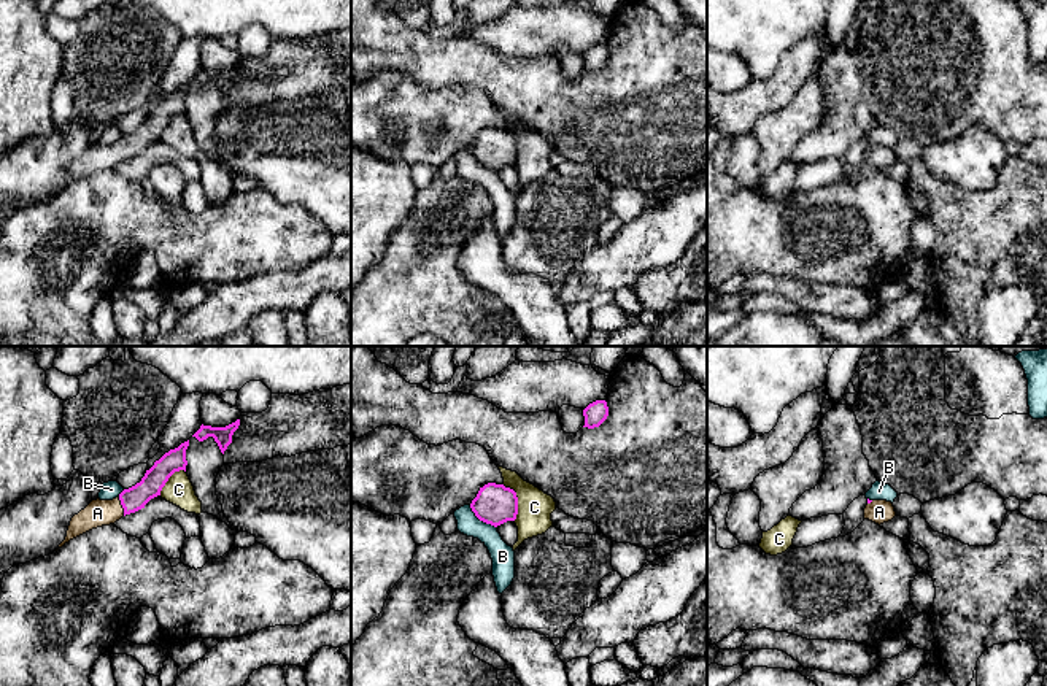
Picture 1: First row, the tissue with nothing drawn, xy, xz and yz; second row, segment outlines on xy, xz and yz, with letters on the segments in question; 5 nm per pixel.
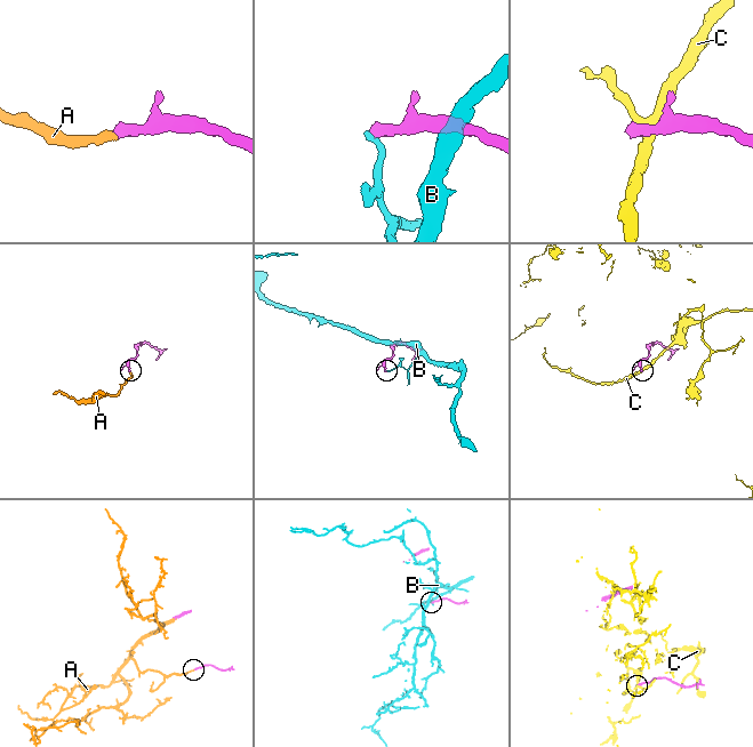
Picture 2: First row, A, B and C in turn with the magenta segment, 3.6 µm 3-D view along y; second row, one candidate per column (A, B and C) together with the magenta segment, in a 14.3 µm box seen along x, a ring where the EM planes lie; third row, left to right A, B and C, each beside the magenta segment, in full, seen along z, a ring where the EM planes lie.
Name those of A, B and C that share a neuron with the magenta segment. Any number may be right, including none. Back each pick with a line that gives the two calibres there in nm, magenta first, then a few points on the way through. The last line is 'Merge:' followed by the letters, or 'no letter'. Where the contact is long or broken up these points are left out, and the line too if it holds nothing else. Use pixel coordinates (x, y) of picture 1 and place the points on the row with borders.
A: Thickness 120 nm (magenta) against 140 nm
Merge: A

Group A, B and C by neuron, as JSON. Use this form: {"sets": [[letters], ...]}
{"sets": [["A"], ["B"], ["C"]]}

